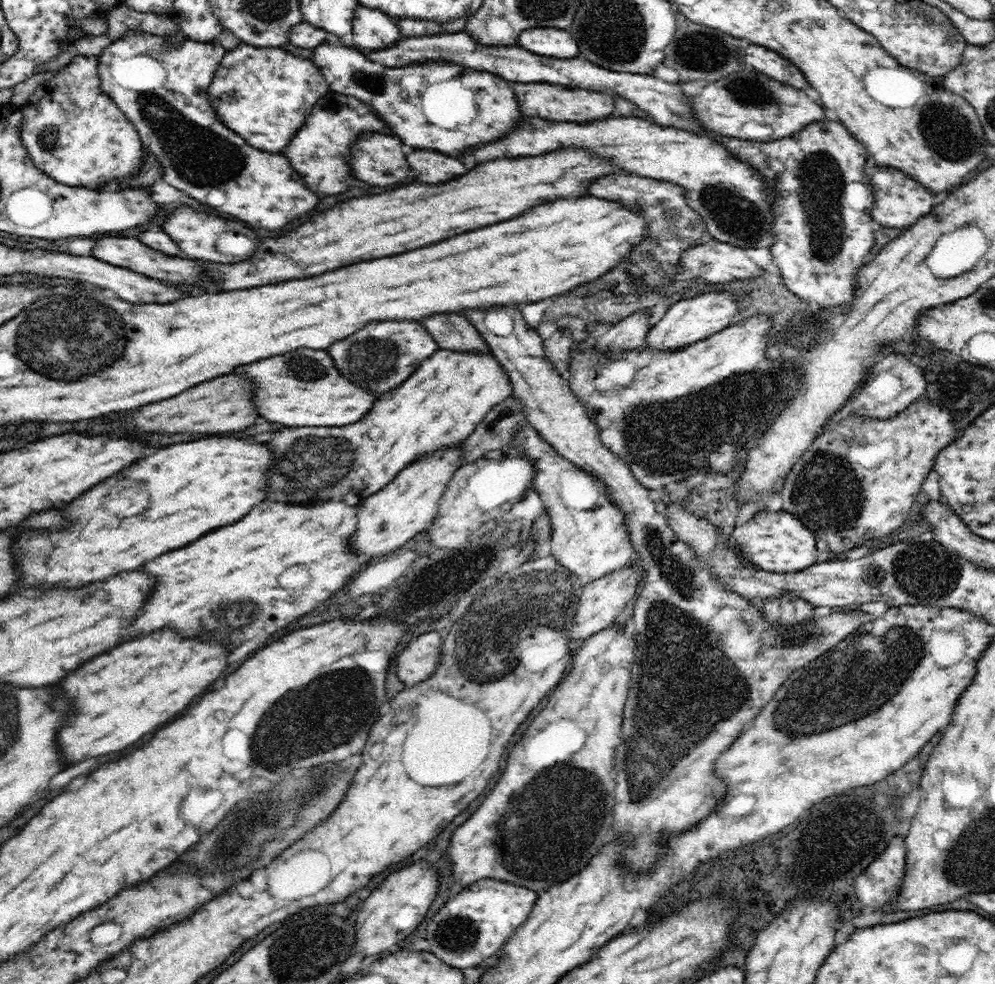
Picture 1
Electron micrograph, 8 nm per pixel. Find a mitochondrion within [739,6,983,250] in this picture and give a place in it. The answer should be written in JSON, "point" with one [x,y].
{"point":[947,130]}

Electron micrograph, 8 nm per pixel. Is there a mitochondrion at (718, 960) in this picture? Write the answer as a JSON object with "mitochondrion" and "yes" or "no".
{"mitochondrion":"no"}

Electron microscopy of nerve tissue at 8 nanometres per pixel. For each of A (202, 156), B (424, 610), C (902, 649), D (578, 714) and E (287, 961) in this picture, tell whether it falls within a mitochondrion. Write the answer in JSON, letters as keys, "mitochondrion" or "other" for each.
{"A":"mitochondrion","B":"other","C":"mitochondrion","D":"other","E":"mitochondrion"}

